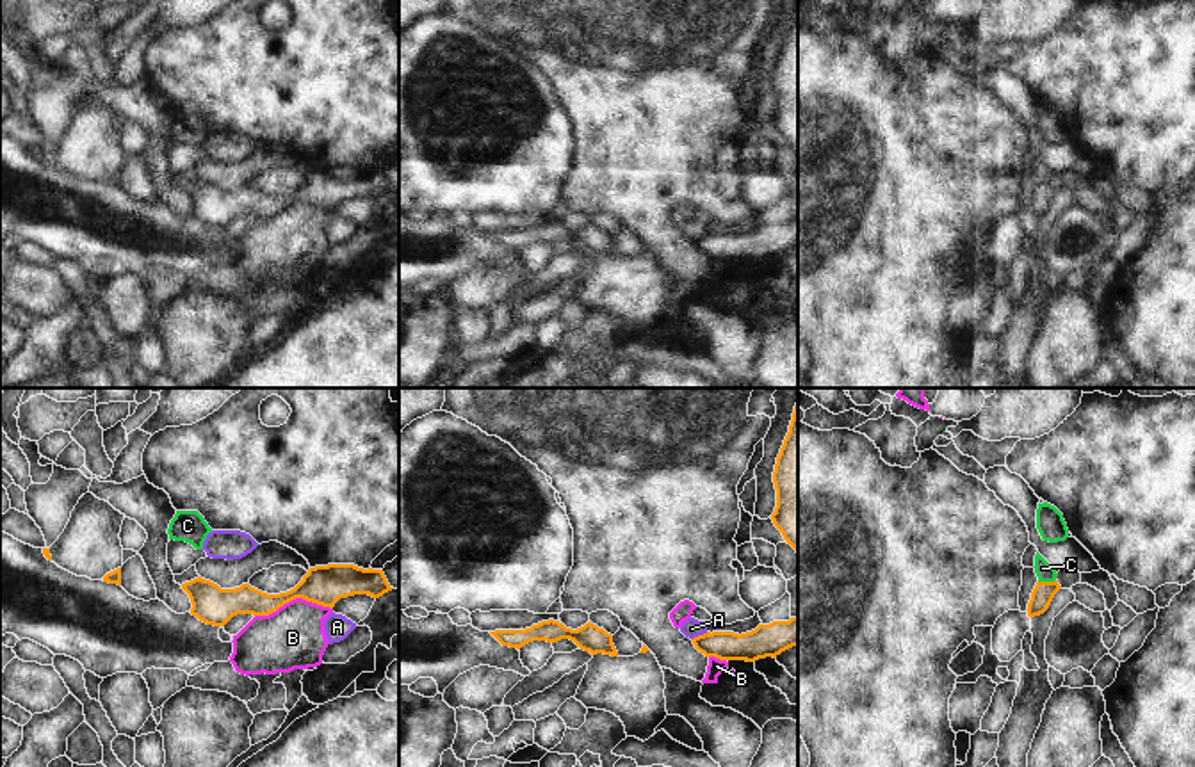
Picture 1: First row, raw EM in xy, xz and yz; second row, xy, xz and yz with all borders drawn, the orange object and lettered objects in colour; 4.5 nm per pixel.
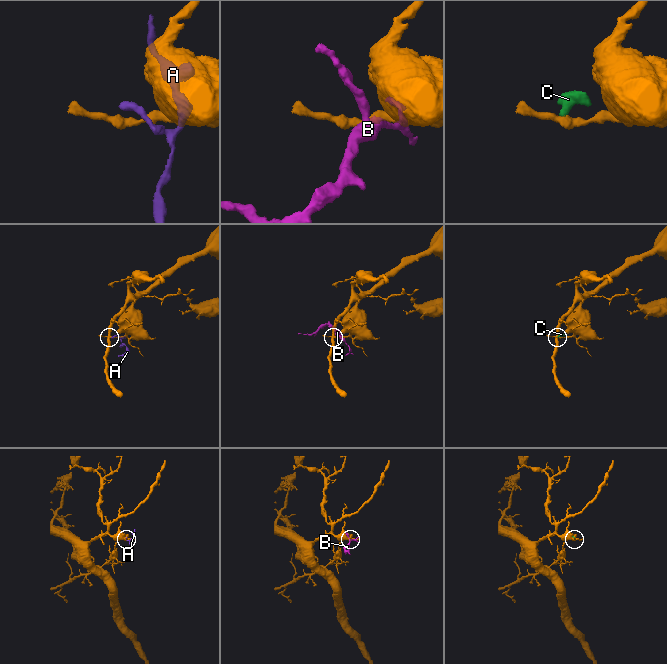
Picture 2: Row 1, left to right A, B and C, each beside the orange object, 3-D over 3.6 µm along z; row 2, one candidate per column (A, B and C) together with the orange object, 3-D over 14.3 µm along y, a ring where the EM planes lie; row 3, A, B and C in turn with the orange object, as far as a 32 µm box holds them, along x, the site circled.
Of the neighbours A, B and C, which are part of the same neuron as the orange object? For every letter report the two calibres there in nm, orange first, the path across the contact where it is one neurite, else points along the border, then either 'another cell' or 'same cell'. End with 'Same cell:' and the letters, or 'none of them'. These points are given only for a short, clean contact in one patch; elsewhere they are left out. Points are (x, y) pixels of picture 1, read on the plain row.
A: 140/90 nm | along xz (707, 234), (691, 241) | another cell
B: 180/280 nm | along xy (332, 209), (292, 200), (268, 216), (255, 217) | another cell
C: 100/80 nm | across yz (1042, 196), (1046, 184), (1042, 169) | same cell
Same cell: C

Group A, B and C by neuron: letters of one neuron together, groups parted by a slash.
A / B / C

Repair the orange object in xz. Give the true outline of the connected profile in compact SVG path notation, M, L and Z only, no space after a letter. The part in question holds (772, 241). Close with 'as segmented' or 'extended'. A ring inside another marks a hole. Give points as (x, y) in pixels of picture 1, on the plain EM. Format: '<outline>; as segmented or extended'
M798 217L789 222L759 226L741 237L734 233L707 233L691 242L700 254L719 262L755 263L766 258L776 260L782 253L798 247Z; as segmented

